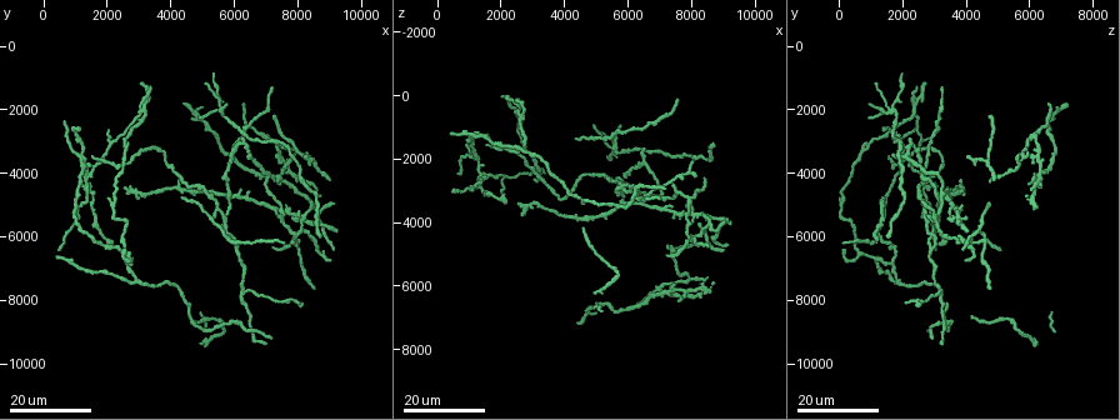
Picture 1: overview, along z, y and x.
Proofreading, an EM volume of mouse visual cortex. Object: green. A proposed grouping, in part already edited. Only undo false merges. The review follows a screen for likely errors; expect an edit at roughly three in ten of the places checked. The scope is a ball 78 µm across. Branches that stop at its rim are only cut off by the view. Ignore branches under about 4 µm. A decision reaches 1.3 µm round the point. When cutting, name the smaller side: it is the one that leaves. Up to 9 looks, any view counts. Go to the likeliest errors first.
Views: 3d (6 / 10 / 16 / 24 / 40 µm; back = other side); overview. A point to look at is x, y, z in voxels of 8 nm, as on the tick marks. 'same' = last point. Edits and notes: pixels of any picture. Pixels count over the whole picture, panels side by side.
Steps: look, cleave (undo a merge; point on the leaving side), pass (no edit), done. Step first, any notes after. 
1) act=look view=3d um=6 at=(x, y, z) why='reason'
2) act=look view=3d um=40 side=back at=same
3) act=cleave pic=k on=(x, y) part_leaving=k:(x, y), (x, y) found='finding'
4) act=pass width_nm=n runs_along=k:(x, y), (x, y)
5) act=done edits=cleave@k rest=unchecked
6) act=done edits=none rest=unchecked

act=look view=3d um=24 at=(6300, 7800, 3300) why='small branch off a trunk'

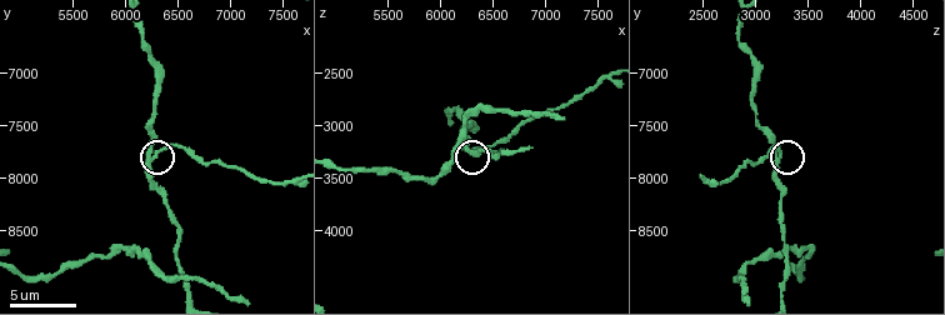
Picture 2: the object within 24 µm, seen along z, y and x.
act=look view=3d um=6 at=(6300, 7760, 3240)

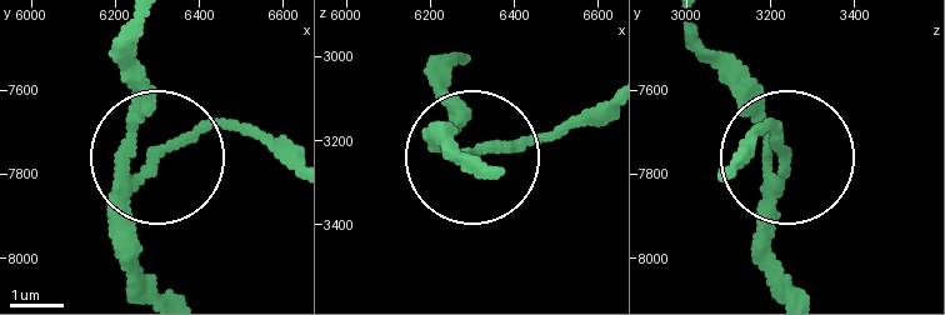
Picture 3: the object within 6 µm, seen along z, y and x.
act=cleave pic=3 on=(195, 134) side_arm_um=20 part_leaving=3:(136, 180), (173, 149), (226, 131), (293, 144) found='two neurons meet here'

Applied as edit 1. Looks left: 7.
act=look view=3d um=16 at=(5800, 4900, 3200) why='three arms meet'

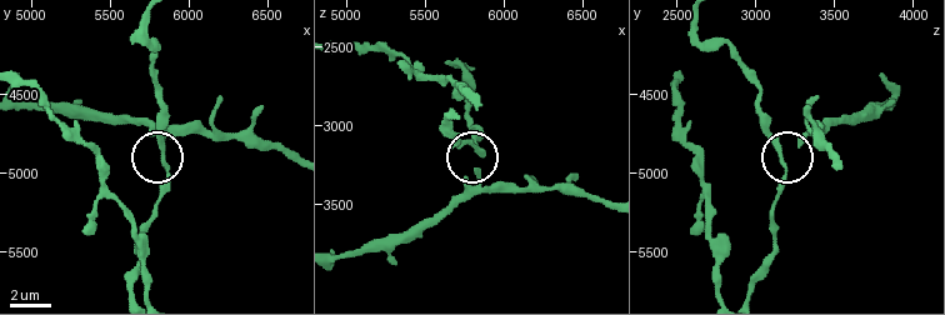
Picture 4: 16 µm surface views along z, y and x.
act=look view=3d um=10 at=(5840, 4860, 3140)

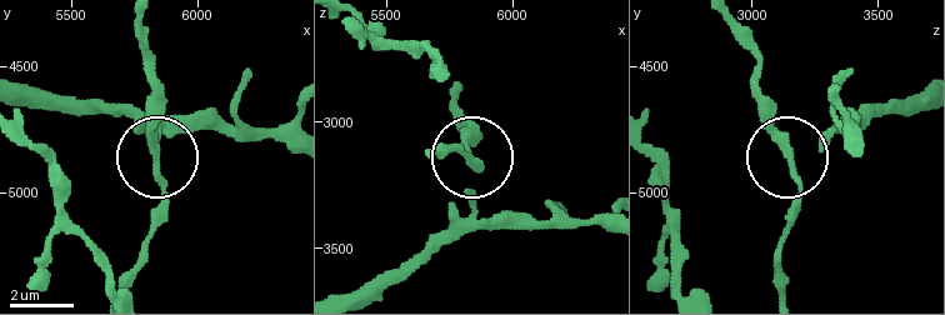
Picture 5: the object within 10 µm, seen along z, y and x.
act=pass width_nm=170 runs_along=5:(778, 291), (778, 259), (803, 186), (756, 85) found='continuous, no second neuron'

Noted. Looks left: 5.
act=look view=3d um=24 at=(6100, 6400, 2900) why='a fork'

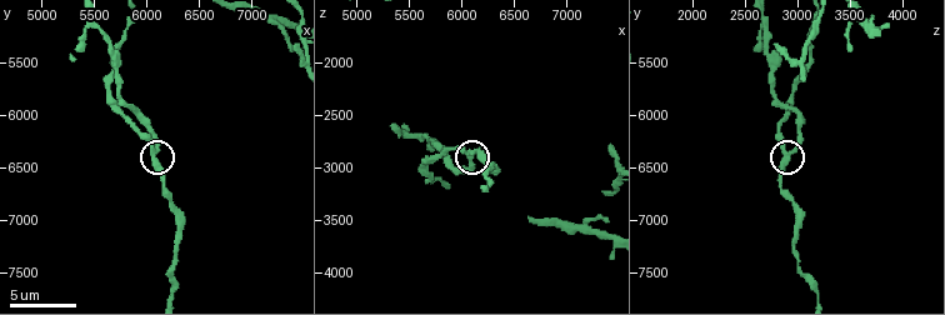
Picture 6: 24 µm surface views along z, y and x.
act=look view=3d um=10 at=(6080, 6400, 2900) why='zoom in'

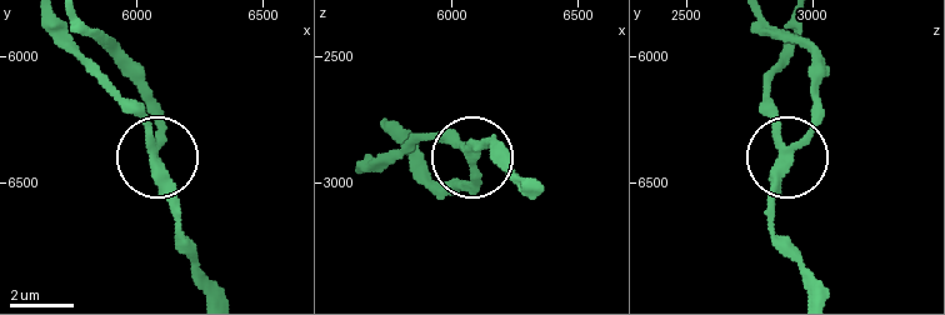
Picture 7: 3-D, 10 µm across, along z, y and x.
act=pass width_nm=260 found='one neuron here'

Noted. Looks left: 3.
act=look view=3d um=24 at=(2900, 7300, 1900) why='three arms meet'

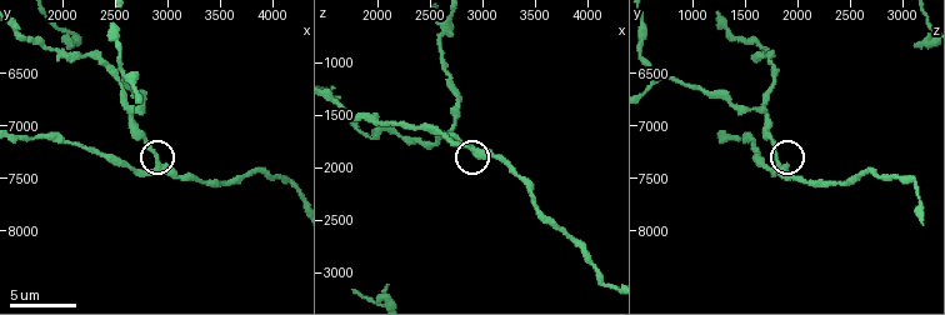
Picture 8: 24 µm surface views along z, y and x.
act=look view=3d um=10 at=(2920, 7400, 1820)

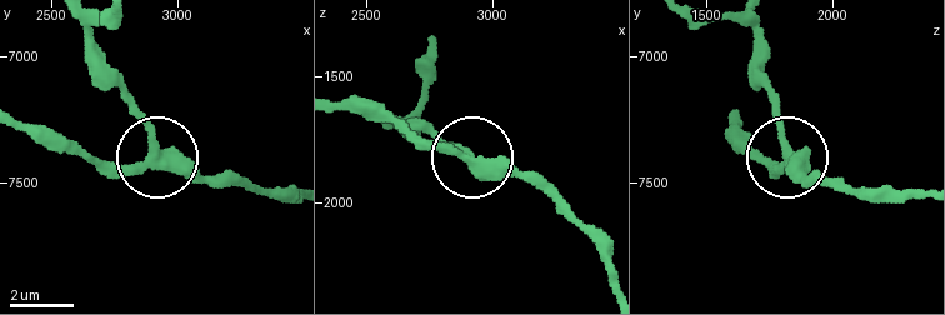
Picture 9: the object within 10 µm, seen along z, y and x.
act=pass width_nm=290 runs_along=9:(293, 191), (251, 191), (155, 163), (106, 168), (85, 160) found='one neuron here'

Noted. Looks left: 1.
act=done edits=cleave@3 rest=unchecked

